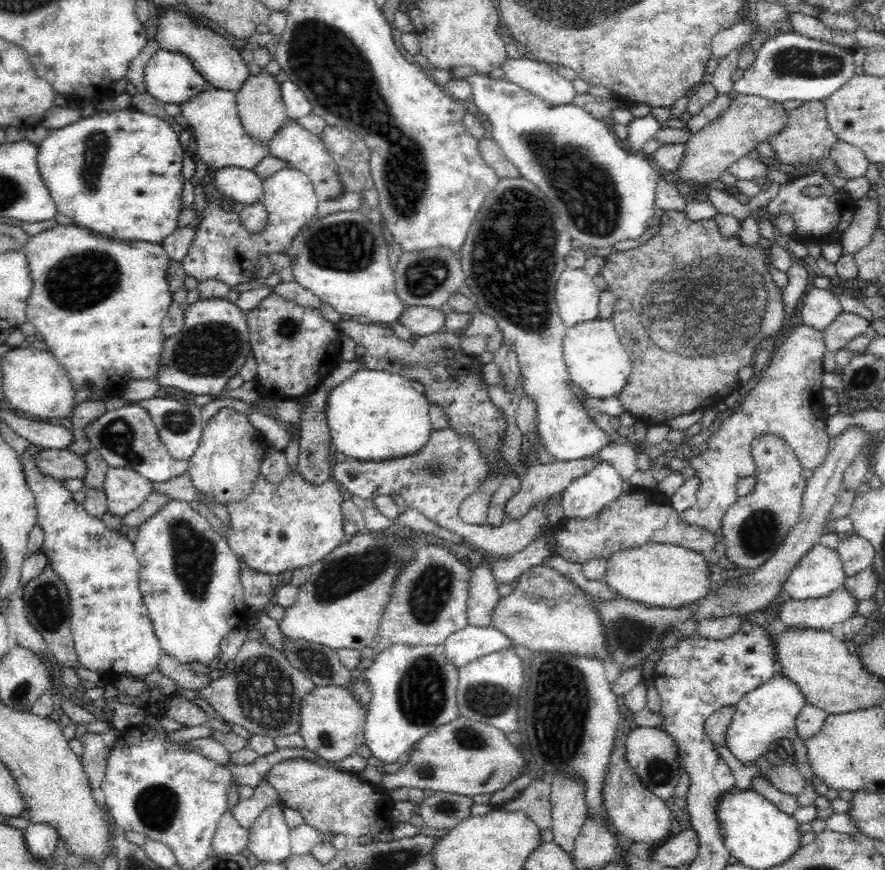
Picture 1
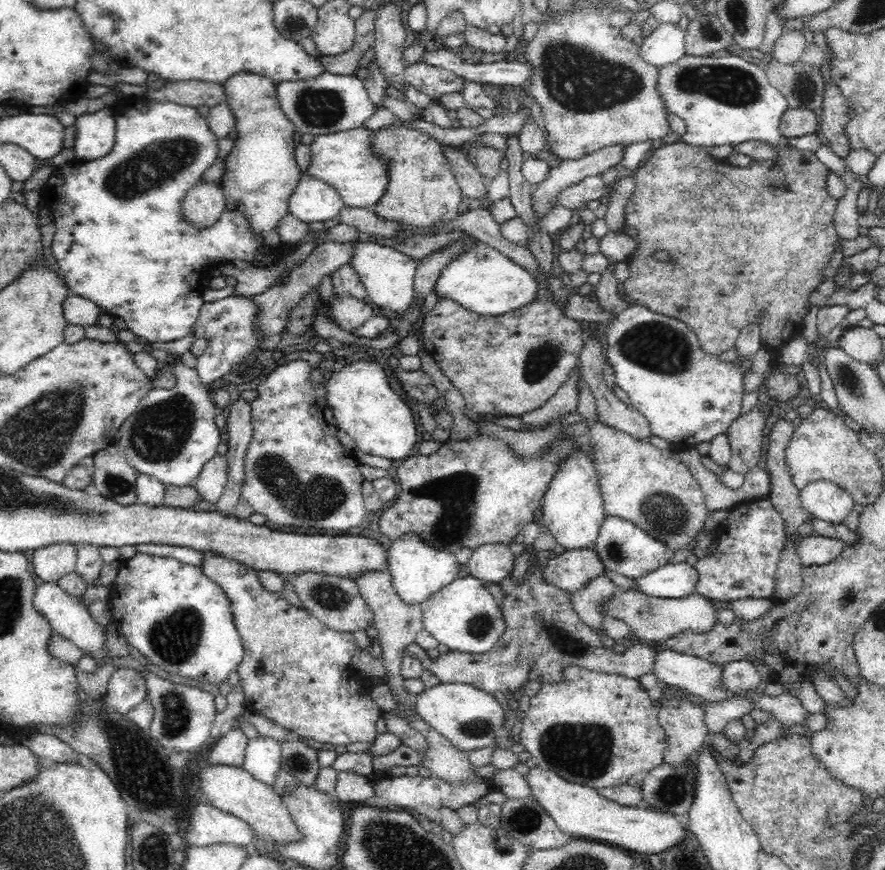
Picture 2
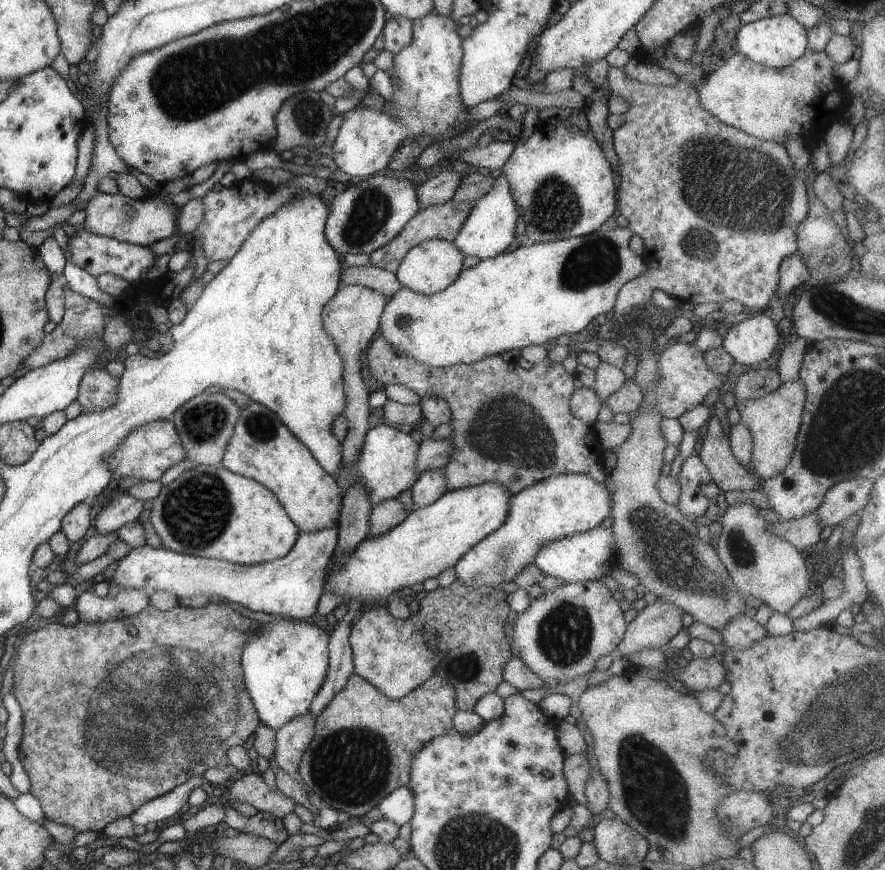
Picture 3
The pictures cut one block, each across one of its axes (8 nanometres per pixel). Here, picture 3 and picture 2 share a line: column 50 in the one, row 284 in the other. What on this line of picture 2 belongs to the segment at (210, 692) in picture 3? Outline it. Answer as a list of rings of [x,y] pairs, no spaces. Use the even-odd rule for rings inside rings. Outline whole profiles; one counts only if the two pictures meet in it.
[[[679,141],[654,151],[652,156],[645,160],[633,175],[636,179],[636,188],[634,188],[634,194],[630,196],[628,204],[626,204],[625,230],[636,240],[637,249],[626,260],[629,266],[629,277],[623,282],[623,292],[632,297],[632,302],[635,302],[635,304],[644,305],[646,308],[650,308],[652,312],[659,312],[664,316],[681,320],[688,328],[691,328],[692,332],[696,333],[700,348],[714,356],[719,356],[722,352],[734,347],[740,331],[751,322],[758,321],[762,344],[778,351],[794,338],[801,336],[804,316],[810,308],[810,304],[808,304],[810,296],[824,281],[822,268],[826,266],[826,262],[830,260],[841,242],[833,223],[838,201],[827,192],[829,169],[812,152],[780,149],[776,146],[774,148],[778,153],[777,158],[753,160],[746,168],[739,168],[708,156],[704,147],[696,147],[688,145],[687,142]],[[658,250],[668,252],[673,263],[660,264],[658,259],[654,258],[654,254]]]

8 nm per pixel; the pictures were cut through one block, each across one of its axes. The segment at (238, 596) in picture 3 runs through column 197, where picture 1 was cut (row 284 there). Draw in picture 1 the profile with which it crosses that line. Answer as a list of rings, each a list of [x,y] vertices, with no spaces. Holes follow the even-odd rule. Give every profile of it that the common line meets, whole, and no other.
[[[567,266],[555,289],[556,306],[567,328],[597,318],[601,291],[584,269]]]

